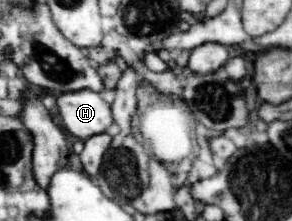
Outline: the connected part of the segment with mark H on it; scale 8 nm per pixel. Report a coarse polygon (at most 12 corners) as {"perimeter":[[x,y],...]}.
{"perimeter":[[65,91],[57,109],[81,141],[103,133],[111,107],[95,91]]}

